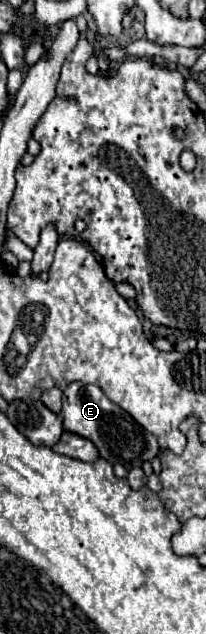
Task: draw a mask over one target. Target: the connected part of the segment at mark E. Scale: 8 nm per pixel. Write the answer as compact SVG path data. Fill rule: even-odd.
M73 382L63 392L63 410L61 410L65 430L89 438L99 448L101 458L111 464L121 464L127 470L139 468L145 460L153 460L159 454L159 442L149 434L141 424L137 424L127 412L113 404L99 386Z

